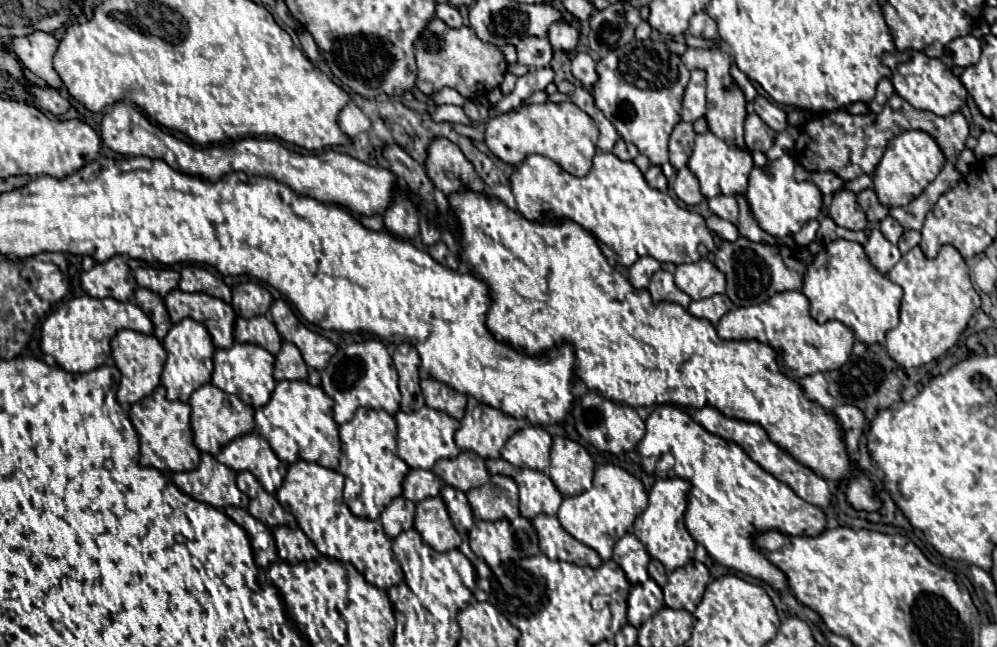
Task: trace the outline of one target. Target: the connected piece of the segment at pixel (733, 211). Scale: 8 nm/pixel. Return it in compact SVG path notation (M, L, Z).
M734 196L710 198L708 206L716 216L720 216L720 218L732 222L732 224L738 224L738 202L736 202Z

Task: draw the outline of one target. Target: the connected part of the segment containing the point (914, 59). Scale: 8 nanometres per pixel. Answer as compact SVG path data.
M906 50L906 52L886 54L884 64L892 70L892 84L896 92L918 110L928 110L934 112L936 116L948 116L958 112L966 104L968 92L964 90L964 84L938 58L930 58L926 54Z

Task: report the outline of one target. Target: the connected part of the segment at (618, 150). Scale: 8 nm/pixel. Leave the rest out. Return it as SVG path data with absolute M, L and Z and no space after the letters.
M620 140L620 142L616 142L616 146L614 146L614 150L612 150L620 160L634 160L636 156L638 156L638 150L636 150L636 146L634 144L626 144L624 140Z

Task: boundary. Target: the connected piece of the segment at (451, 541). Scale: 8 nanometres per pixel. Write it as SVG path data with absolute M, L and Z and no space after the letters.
M440 496L426 498L424 502L416 504L414 528L420 532L422 540L436 552L454 550L462 542L460 534L452 526L452 520L450 520L444 500Z

